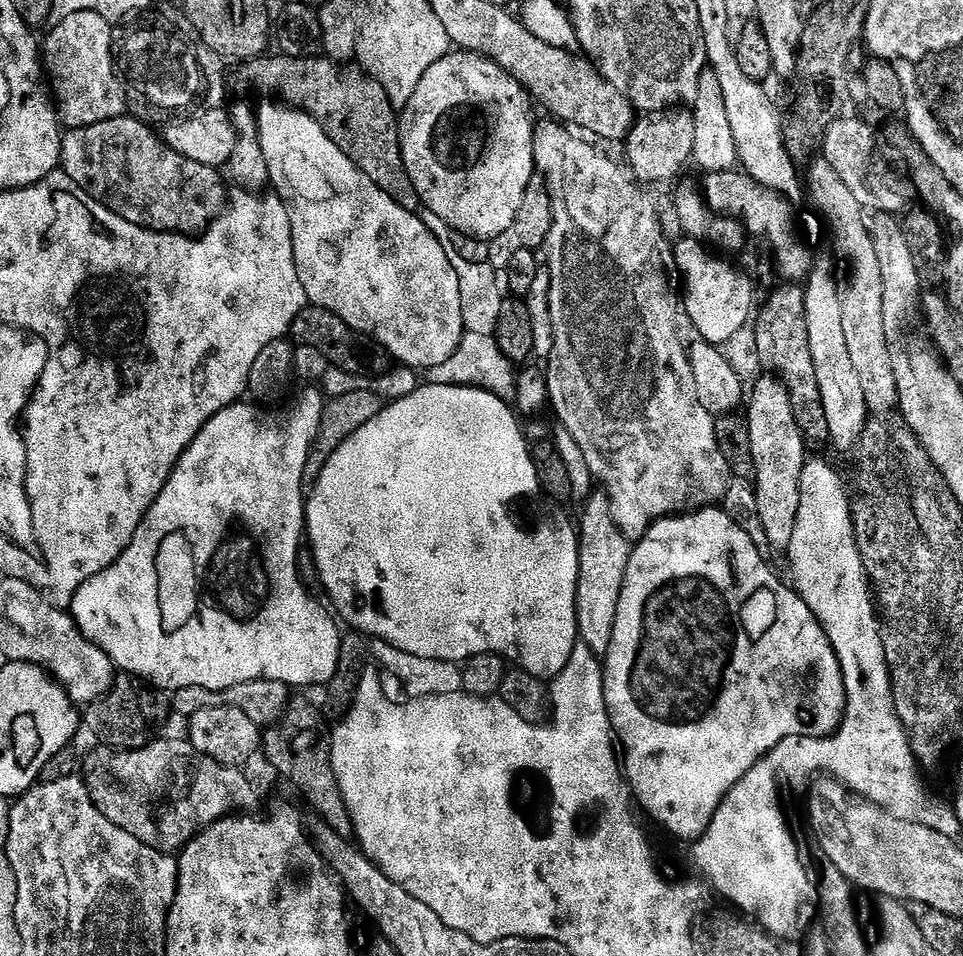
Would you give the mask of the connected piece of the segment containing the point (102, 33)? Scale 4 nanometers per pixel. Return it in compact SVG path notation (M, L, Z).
M83 11L70 14L62 22L53 25L50 34L42 46L45 71L50 79L52 92L56 101L61 123L67 128L84 128L95 122L109 121L125 113L127 107L127 93L115 69L112 59L112 29L113 25L106 22L106 18L94 11Z

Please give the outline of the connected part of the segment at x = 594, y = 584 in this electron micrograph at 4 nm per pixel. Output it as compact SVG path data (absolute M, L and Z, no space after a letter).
M593 491L587 504L580 524L578 520L580 565L576 583L576 619L583 643L593 652L600 654L612 641L618 598L622 594L633 545L624 537L622 530L618 530L612 517L610 502L603 491Z

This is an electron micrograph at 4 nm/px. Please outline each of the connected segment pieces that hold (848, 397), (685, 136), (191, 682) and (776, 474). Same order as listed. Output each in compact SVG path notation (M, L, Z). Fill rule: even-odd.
M828 271L813 273L804 288L806 302L806 334L810 334L810 358L814 358L814 374L818 374L818 390L822 394L822 406L826 410L826 422L830 422L828 435L831 447L848 452L859 445L865 425L870 420L858 373L850 362L846 337L842 331L842 302L838 302L838 290L833 275Z
M677 106L657 113L655 118L639 121L629 133L625 146L631 171L637 181L662 182L676 177L693 159L696 128L693 109Z
M319 387L305 388L308 389L289 408L284 408L281 412L265 410L252 402L247 402L248 404L237 402L214 414L214 418L210 418L210 422L202 426L202 430L196 435L192 445L185 450L182 458L176 463L176 468L162 490L162 494L144 515L144 520L138 526L130 546L109 568L104 568L98 574L94 574L94 578L87 580L72 595L77 629L88 641L98 645L112 659L112 663L121 673L129 672L140 680L149 680L154 687L165 688L165 693L171 694L178 690L186 690L186 686L198 686L202 690L224 692L228 688L255 680L273 680L277 686L293 684L296 688L308 688L311 684L326 686L334 678L334 674L340 670L341 625L327 607L324 609L304 589L304 584L300 581L300 572L296 569L296 559L300 556L300 540L302 544L306 536L304 471L308 453L312 451L316 442L326 403Z
M761 375L751 385L752 397L749 395L746 400L746 423L750 434L750 450L754 450L754 494L758 516L773 553L780 556L787 553L797 522L798 506L801 505L800 480L806 463L806 441L798 430L787 390L775 375L766 375Z

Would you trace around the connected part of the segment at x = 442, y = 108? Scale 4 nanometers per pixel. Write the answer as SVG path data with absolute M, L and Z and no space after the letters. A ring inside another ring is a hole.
M449 51L422 74L414 98L410 98L398 116L400 145L410 182L414 182L414 190L418 190L421 205L429 208L446 229L487 242L510 230L518 206L522 206L526 186L534 182L536 172L532 141L534 120L528 117L531 107L524 87L494 61L477 53Z

